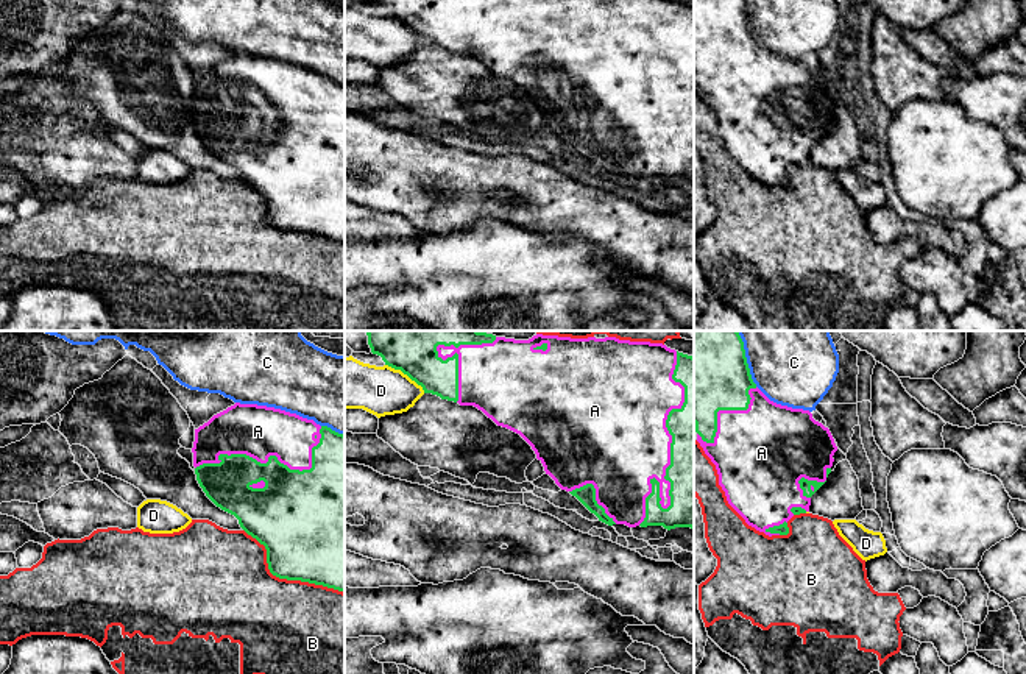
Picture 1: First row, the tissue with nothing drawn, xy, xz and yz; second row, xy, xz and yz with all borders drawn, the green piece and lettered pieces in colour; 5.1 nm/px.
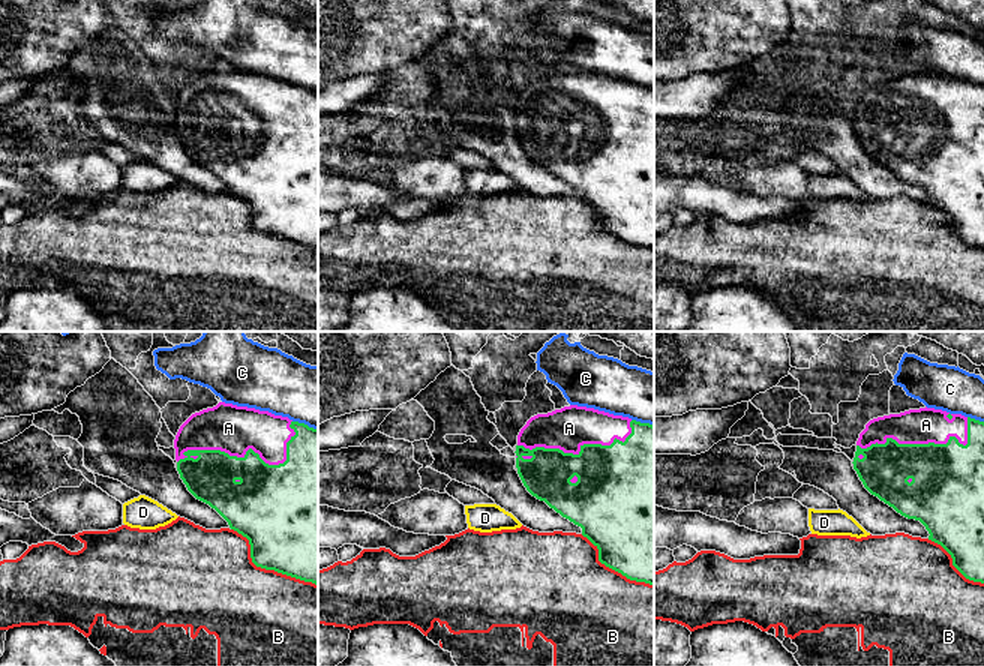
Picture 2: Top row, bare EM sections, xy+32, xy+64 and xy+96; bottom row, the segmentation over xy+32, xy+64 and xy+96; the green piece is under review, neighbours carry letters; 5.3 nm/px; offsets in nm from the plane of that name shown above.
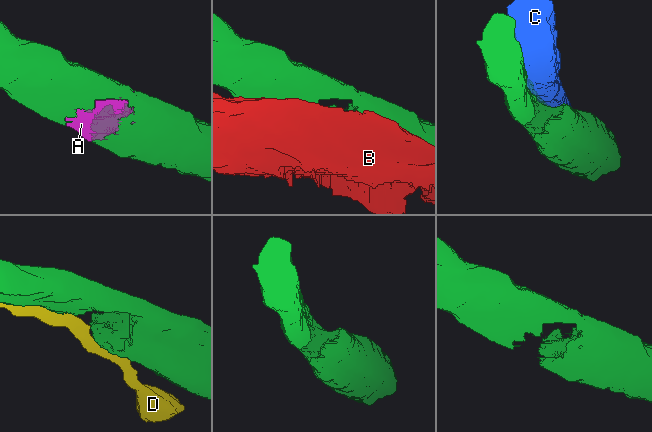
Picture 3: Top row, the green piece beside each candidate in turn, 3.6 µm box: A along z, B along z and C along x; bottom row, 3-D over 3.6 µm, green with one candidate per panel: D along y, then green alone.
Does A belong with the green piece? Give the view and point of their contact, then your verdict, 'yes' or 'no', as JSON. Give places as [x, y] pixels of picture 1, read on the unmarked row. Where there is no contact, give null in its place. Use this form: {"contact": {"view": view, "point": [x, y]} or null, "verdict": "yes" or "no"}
{"contact": {"view": "xz", "point": [668, 117]}, "verdict": "yes"}

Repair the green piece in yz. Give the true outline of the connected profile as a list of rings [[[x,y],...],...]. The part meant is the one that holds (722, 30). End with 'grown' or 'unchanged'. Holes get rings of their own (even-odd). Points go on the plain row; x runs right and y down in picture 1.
[[[694,0],[694,75],[697,92],[705,105],[716,115],[719,136],[725,142],[728,154],[745,170],[745,173],[766,186],[787,186],[787,172],[794,165],[809,162],[811,147],[826,133],[833,117],[833,106],[837,101],[828,78],[812,69],[809,61],[792,59],[770,51],[753,33],[745,8],[745,0]]]; grown

